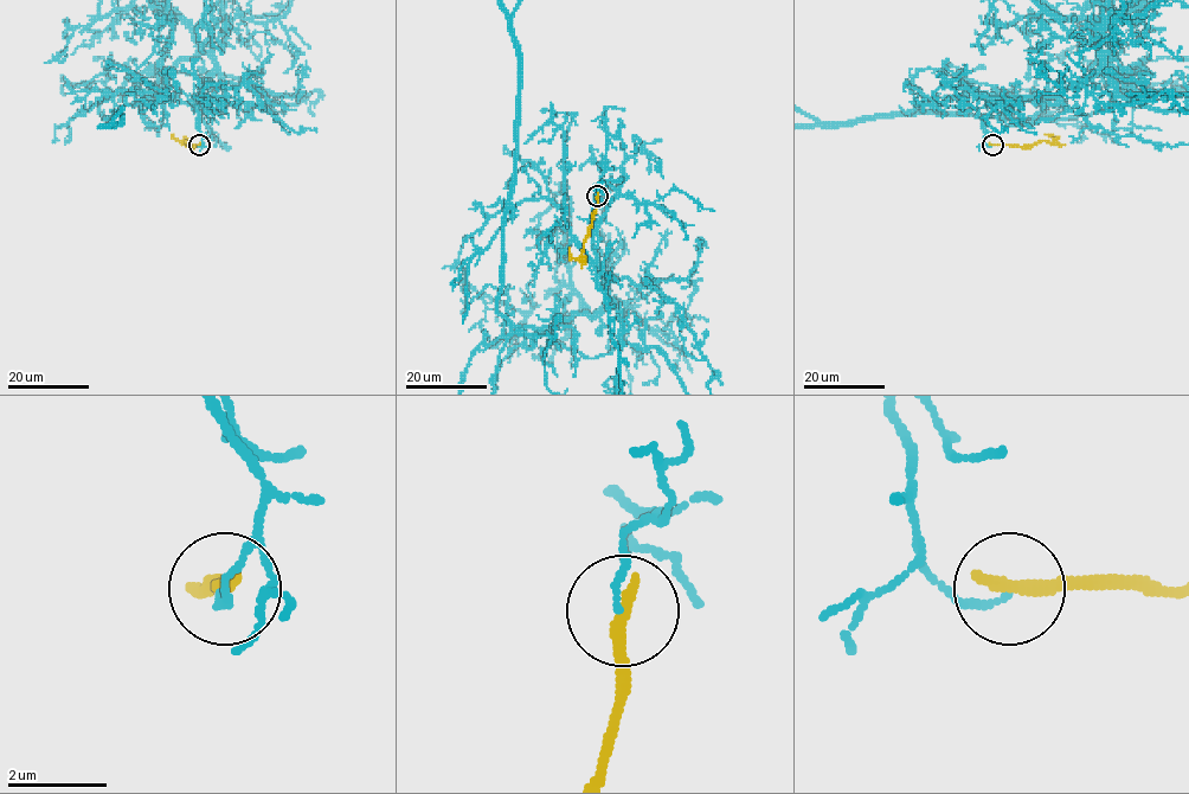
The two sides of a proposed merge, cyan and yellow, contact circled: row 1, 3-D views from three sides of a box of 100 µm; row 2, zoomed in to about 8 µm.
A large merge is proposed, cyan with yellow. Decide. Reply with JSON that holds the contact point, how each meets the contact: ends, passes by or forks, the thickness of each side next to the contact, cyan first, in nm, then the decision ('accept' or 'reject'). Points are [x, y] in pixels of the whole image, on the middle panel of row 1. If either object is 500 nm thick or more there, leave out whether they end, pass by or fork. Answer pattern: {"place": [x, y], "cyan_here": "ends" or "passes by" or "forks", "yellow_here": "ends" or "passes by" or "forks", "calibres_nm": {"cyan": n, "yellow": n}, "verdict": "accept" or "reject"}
{"place": [597, 196], "cyan_here": "ends", "yellow_here": "ends", "calibres_nm": {"cyan": 110, "yellow": 320}, "verdict": "reject"}

